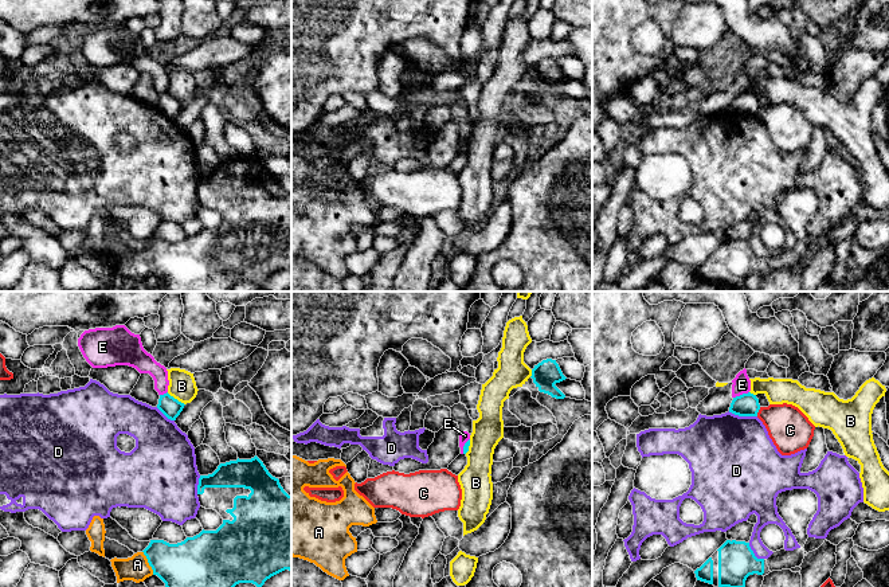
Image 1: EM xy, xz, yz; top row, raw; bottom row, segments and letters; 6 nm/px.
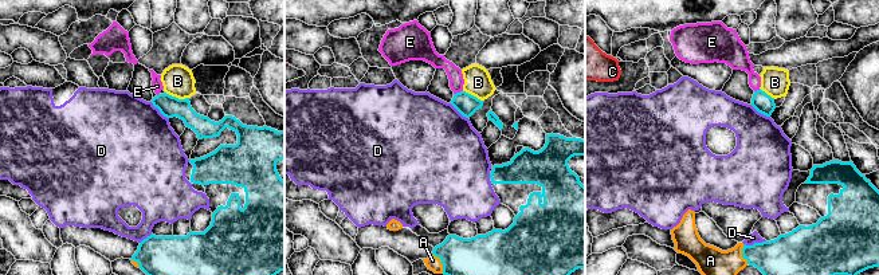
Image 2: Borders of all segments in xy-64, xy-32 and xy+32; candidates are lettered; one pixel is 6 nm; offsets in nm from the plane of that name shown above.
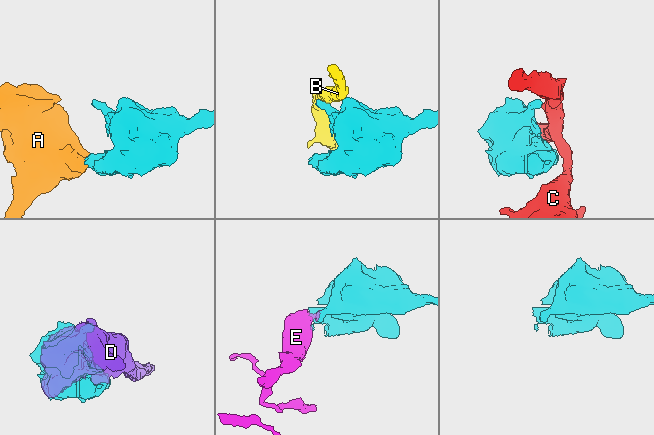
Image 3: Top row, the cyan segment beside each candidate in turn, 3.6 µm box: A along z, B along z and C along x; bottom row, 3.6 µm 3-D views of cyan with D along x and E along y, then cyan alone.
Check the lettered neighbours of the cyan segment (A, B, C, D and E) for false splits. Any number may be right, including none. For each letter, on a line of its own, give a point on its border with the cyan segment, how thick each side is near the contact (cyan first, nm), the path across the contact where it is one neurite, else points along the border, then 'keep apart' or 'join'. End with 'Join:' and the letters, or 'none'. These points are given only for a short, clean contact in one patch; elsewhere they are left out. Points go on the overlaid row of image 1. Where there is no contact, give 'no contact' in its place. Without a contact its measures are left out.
A: meets cyan in xy at (148, 562); 280 nm thick on the cyan side, 150 nm on the other; runs through xy (190, 563), (148, 562), (136, 568); join
B: meets cyan in xy at (176, 399); 120 nm thick on the cyan side, 160 nm on the other; border along xy (167, 392), (184, 404); keep apart
C: meets cyan in yz at (758, 411); 140 nm thick on the cyan side, 260 nm on the other; keep apart
D: meets cyan in yz at (743, 415); 140 nm thick on the cyan side, 480 nm on the other; keep apart
E: meets cyan in yz at (740, 395); 140 nm thick on the cyan side, 110 nm on the other; border along yz (748, 391), (733, 398); keep apart
Join: A

